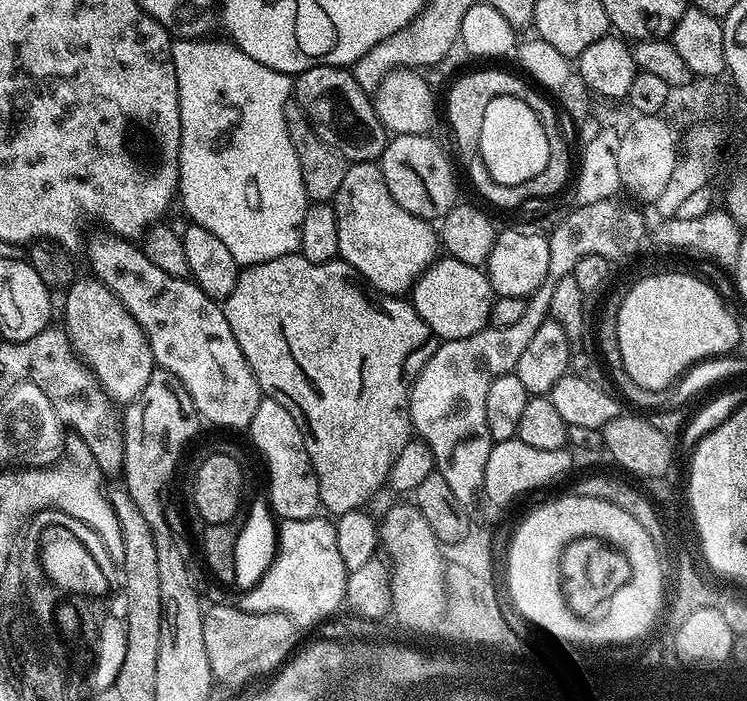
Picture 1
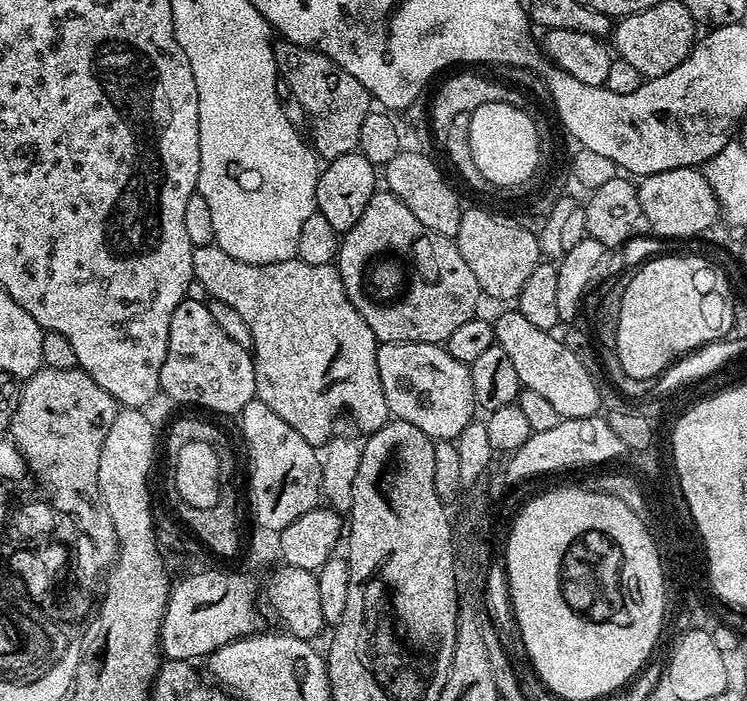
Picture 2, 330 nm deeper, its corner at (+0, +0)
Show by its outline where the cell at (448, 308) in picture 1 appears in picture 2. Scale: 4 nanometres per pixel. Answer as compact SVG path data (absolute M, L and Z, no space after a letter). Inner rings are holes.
M387 190L373 192L370 202L366 202L366 210L362 210L362 218L358 218L358 222L354 222L350 231L343 233L340 250L336 253L334 263L340 269L342 286L346 286L346 294L350 298L354 310L358 310L358 314L362 314L362 319L366 321L366 326L370 326L370 330L374 330L377 341L385 344L405 344L409 340L423 344L443 345L450 338L450 334L454 334L454 330L458 330L458 326L462 326L462 322L473 319L477 315L476 303L482 300L478 282L474 278L470 266L466 266L455 243L449 237L440 236L434 230L422 226L422 222L418 222L418 218L414 218L414 214L410 214L410 206L406 206L406 202L402 202L393 192Z

